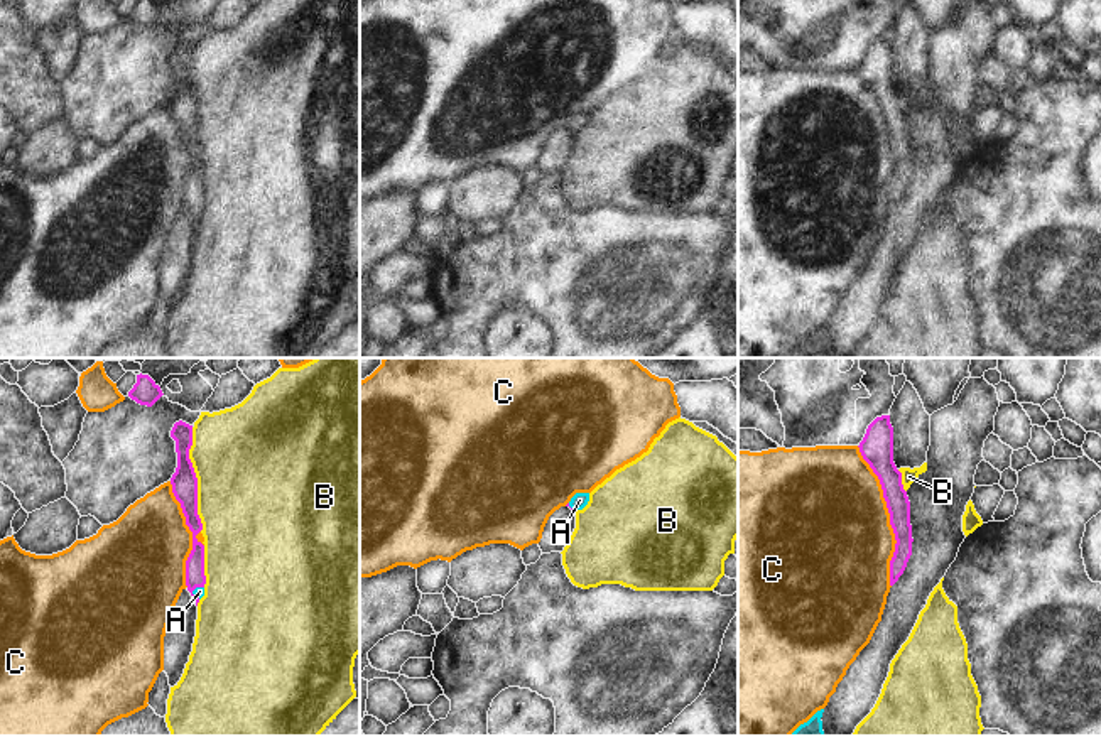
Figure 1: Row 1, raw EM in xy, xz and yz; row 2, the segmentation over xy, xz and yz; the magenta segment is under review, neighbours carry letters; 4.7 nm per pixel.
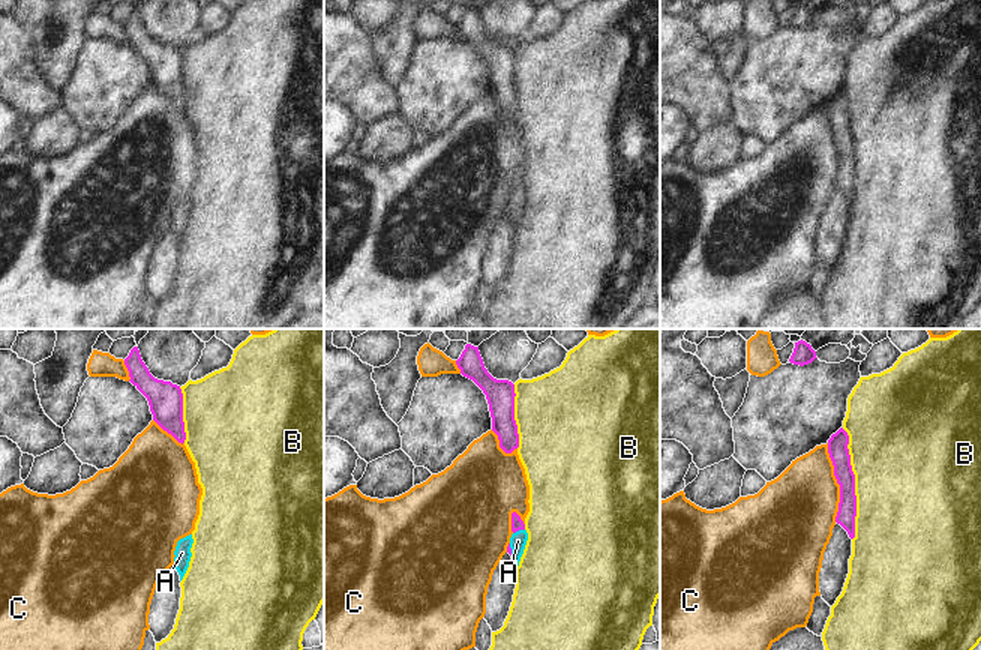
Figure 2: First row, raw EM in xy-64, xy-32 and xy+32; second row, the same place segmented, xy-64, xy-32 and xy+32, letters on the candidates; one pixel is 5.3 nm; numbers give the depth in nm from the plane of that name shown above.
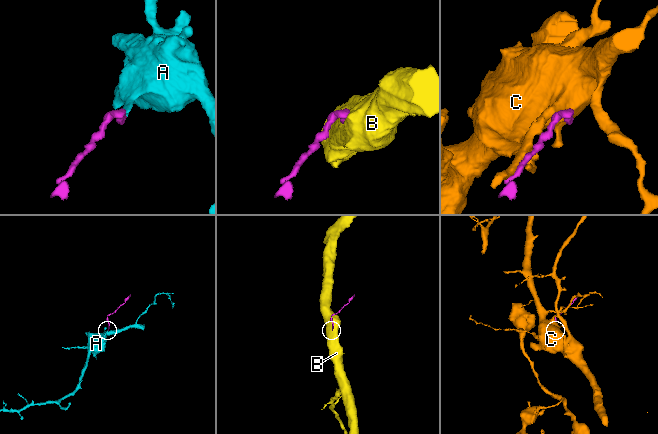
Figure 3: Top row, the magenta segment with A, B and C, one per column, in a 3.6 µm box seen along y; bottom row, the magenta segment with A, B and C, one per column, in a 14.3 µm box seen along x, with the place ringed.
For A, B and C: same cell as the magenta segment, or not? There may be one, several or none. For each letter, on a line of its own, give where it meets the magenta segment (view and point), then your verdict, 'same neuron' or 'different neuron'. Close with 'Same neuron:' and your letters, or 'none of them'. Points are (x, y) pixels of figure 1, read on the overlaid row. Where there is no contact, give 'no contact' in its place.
A: xy (196, 586) | same neuron
B: xy (196, 480) | different neuron
C: yz (890, 517) | different neuron
Same neuron: A

